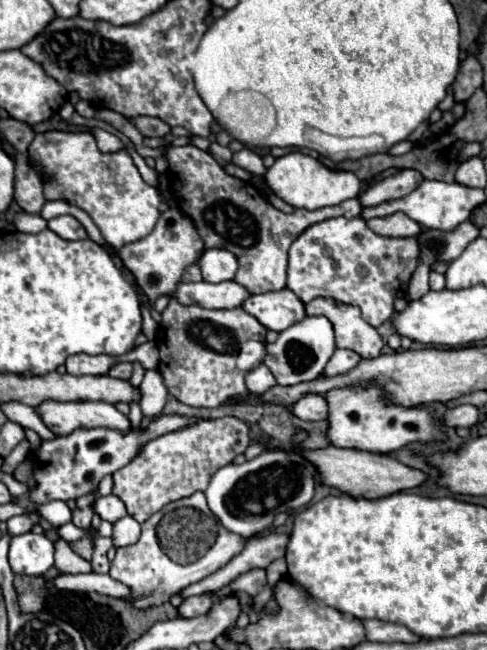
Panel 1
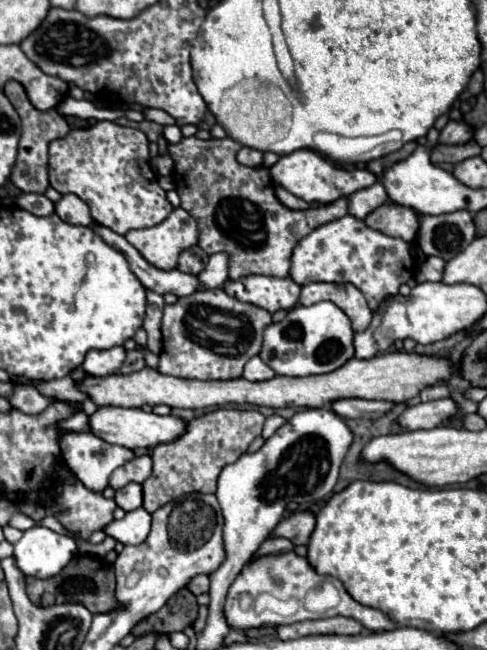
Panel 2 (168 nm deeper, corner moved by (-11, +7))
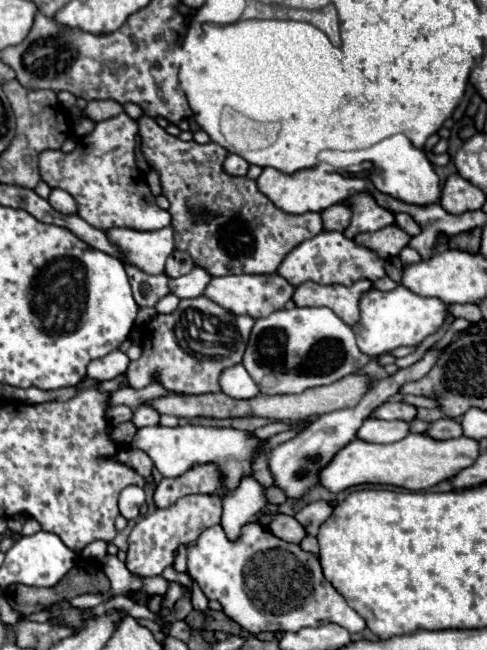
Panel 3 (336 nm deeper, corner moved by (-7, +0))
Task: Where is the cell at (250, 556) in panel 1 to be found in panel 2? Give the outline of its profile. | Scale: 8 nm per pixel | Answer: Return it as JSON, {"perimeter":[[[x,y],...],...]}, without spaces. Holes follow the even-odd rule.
{"perimeter":[[[299,511],[299,513],[293,513],[287,519],[283,519],[271,535],[287,537],[295,545],[307,545],[313,529],[315,529],[315,515],[311,511]]]}

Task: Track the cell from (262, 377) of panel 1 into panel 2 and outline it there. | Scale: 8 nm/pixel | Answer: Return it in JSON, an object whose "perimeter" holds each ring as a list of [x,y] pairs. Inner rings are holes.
{"perimeter":[[[251,357],[243,367],[243,379],[247,381],[267,381],[273,377],[275,373],[271,373],[271,369],[267,369],[267,365],[263,365],[259,357]]]}

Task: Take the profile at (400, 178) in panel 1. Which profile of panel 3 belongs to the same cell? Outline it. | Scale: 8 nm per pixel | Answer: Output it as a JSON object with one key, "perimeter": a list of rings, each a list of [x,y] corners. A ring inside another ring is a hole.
{"perimeter":[[[335,204],[335,206],[327,208],[327,210],[323,210],[321,216],[323,216],[325,230],[343,232],[347,228],[347,224],[351,222],[351,210],[347,206],[343,206],[343,204]]]}

